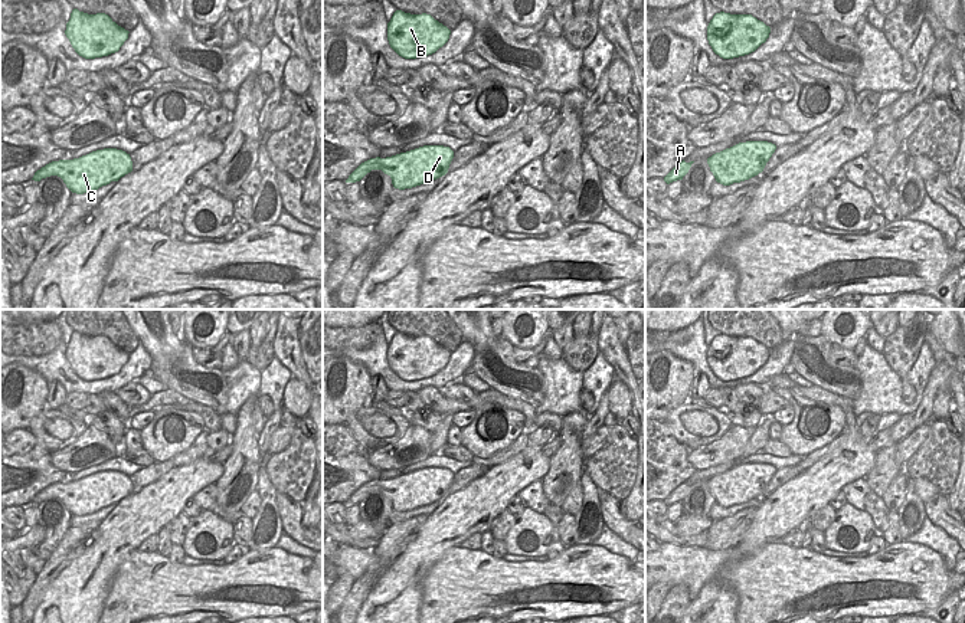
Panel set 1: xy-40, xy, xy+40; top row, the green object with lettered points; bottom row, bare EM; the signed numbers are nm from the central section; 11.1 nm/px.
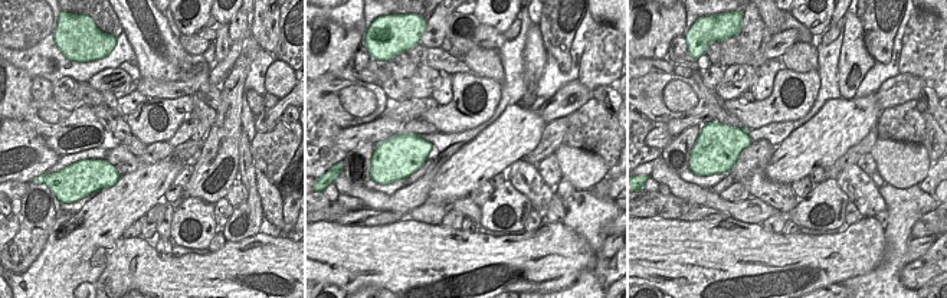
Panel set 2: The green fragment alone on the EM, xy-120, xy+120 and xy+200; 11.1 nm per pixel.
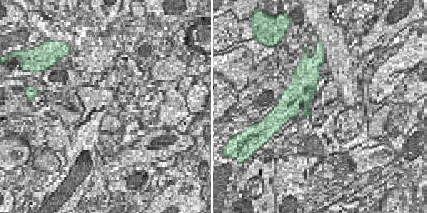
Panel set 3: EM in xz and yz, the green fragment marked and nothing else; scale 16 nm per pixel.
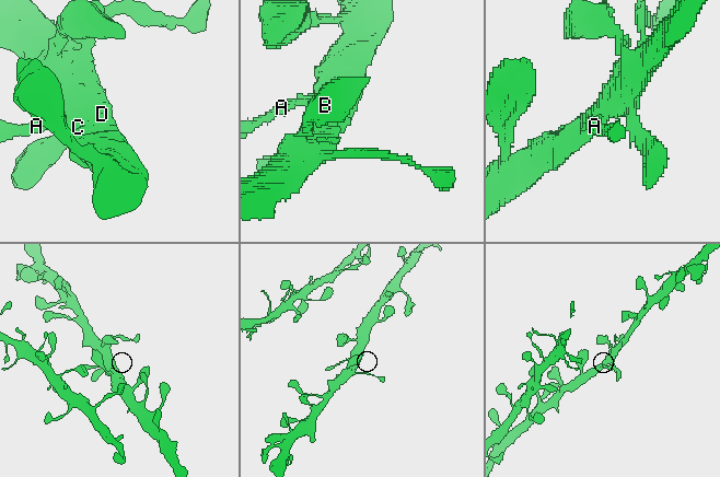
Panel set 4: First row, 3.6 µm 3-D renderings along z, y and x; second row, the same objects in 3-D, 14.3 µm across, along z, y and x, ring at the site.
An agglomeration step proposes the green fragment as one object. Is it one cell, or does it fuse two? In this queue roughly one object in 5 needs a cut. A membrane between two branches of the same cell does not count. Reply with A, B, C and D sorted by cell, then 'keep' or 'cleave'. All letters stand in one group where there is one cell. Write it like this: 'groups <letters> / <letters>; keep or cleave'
groups A B C D; keep

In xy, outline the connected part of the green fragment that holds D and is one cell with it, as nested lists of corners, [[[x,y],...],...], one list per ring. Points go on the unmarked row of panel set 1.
[[[423,468],[386,481],[362,485],[346,502],[360,504],[372,492],[382,492],[392,501],[395,511],[405,512],[431,505],[448,495],[454,473],[444,468]]]

